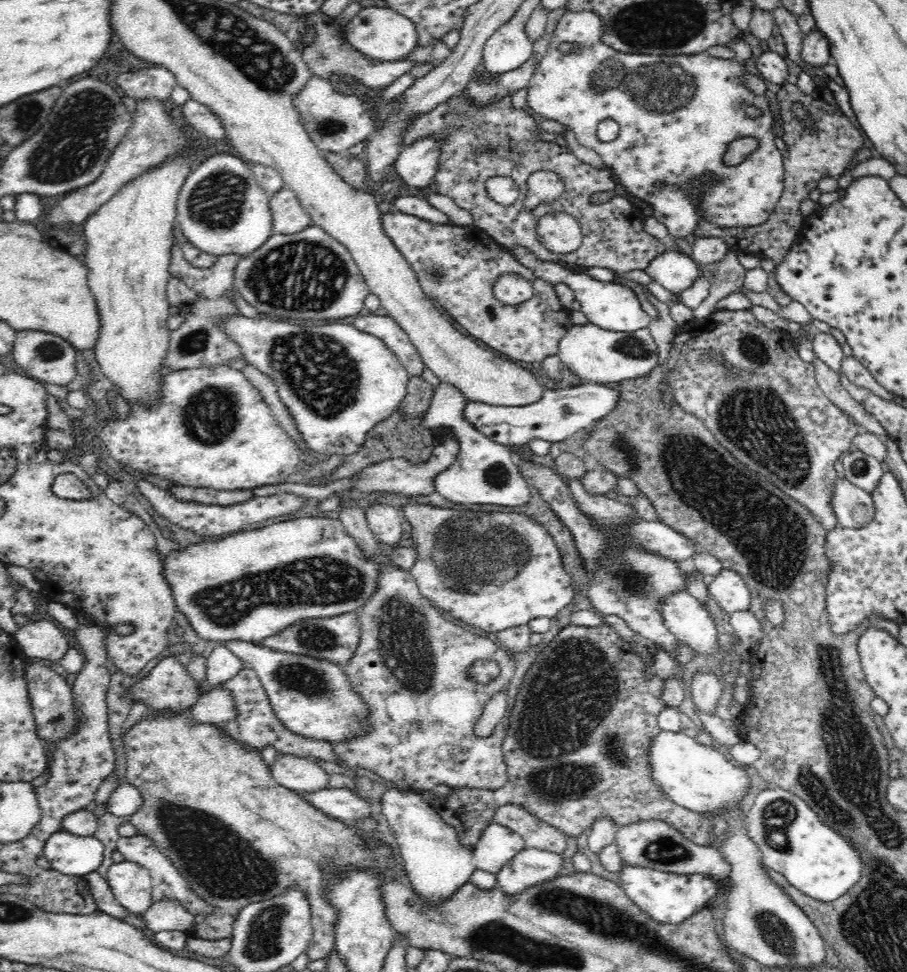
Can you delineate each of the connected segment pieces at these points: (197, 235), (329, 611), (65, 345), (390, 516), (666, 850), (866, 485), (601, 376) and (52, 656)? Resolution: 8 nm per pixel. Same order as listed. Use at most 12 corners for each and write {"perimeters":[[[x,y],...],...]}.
{"perimeters":[[[209,157],[175,221],[198,251],[248,256],[273,236],[246,160]],[[339,518],[163,559],[200,638],[357,612],[378,565]],[[16,331],[11,354],[31,379],[64,386],[78,374],[61,336]],[[386,504],[366,510],[379,542],[402,541],[402,512]],[[660,820],[620,825],[622,862],[725,880],[730,865]],[[862,451],[844,452],[845,478],[867,493],[884,474],[881,462]],[[572,325],[563,366],[582,382],[646,377],[658,365],[648,327]],[[46,619],[18,628],[22,657],[58,669],[70,648],[64,633]]]}

